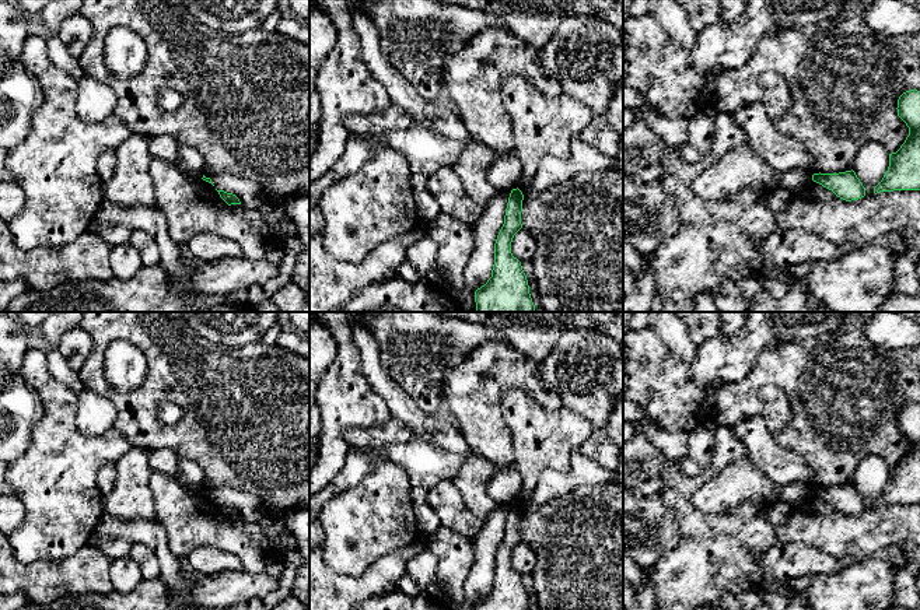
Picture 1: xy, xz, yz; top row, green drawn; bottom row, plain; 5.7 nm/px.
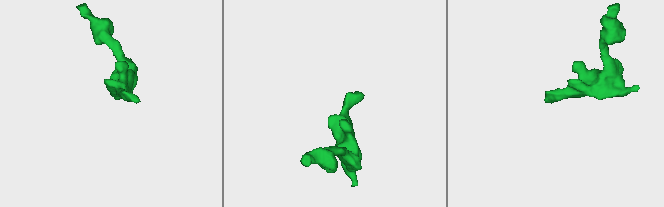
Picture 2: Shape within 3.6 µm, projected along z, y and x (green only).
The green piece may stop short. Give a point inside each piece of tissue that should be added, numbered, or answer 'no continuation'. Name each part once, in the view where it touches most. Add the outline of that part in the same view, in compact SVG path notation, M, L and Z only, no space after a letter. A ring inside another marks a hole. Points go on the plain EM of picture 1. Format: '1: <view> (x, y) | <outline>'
no continuation

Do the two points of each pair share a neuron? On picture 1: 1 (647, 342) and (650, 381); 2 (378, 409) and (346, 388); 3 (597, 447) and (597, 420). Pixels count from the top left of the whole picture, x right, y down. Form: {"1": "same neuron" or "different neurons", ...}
{"1": "same neuron", "2": "same neuron", "3": "same neuron"}

